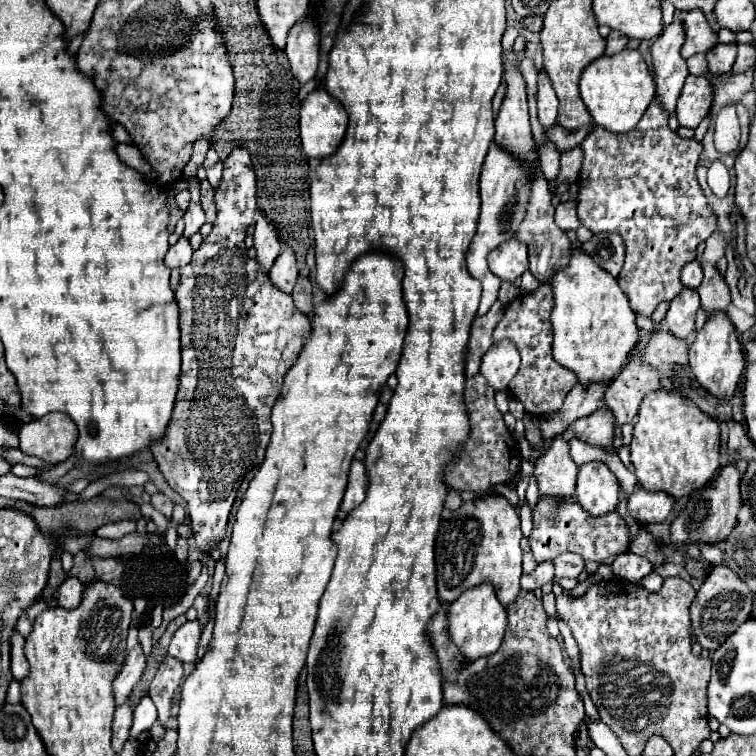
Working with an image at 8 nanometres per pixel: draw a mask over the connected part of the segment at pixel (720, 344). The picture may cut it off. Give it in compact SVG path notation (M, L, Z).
M727 314L709 316L703 330L697 332L695 342L689 348L689 366L703 390L707 390L711 396L715 396L721 402L729 402L737 390L739 378L745 368L745 358L741 344L737 340L737 332L731 326Z

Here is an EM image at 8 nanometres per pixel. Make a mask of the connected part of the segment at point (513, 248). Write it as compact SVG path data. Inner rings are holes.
M511 238L497 246L489 254L489 270L493 270L503 282L515 282L527 270L527 248L517 238Z

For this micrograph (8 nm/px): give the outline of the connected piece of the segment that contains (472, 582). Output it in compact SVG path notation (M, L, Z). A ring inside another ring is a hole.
M487 496L475 500L471 512L471 500L463 502L459 512L453 512L449 520L441 522L435 562L437 562L437 590L443 602L455 602L463 592L479 584L493 584L495 594L503 606L513 604L521 590L521 524L519 514L511 508L505 496Z

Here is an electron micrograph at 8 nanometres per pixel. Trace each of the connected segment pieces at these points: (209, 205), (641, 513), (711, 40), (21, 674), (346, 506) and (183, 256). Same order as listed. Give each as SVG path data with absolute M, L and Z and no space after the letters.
M203 180L201 182L201 204L203 204L203 210L207 214L207 222L213 224L215 216L217 216L217 210L215 210L215 202L213 202L213 188L209 184L209 180Z
M637 490L627 498L627 512L635 522L661 524L673 508L673 498L665 492Z
M689 10L683 16L683 28L687 34L685 44L681 46L681 56L687 60L699 52L707 52L717 44L717 34L711 30L701 10Z
M13 632L11 636L11 674L17 680L23 680L29 672L29 664L23 654L23 642L25 638L19 632Z
M353 460L351 472L349 472L349 484L347 484L347 492L345 492L345 498L341 502L341 508L345 512L357 508L365 500L365 492L367 492L365 464L361 460Z
M181 236L177 240L177 244L169 246L169 250L165 254L165 266L167 268L181 268L191 262L191 254L193 254L193 248L191 248L189 240L185 236Z

